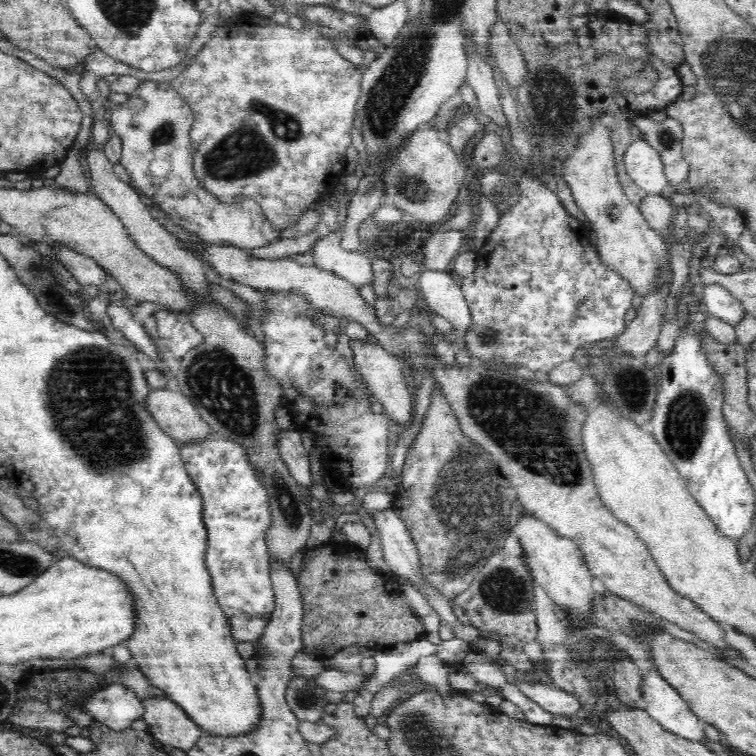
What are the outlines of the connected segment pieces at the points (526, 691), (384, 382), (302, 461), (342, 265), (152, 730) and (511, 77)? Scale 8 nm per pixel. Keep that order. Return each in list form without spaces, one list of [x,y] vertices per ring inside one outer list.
[[[515,682],[514,685],[522,695],[526,695],[530,701],[537,703],[540,708],[552,715],[568,716],[575,714],[581,708],[581,700],[554,685],[529,682]]]
[[[352,340],[349,344],[353,352],[355,366],[368,385],[372,396],[384,407],[384,414],[390,414],[394,424],[398,422],[400,426],[408,426],[413,415],[411,389],[406,386],[404,381],[406,372],[402,368],[401,362],[396,358],[396,354],[388,352],[384,347],[370,340]]]
[[[296,430],[278,431],[276,446],[282,462],[290,471],[290,475],[294,477],[296,483],[306,490],[311,488],[314,481],[311,477],[309,457],[300,433]]]
[[[337,232],[319,239],[310,248],[314,266],[347,279],[358,290],[366,284],[373,284],[372,262],[361,251],[345,251],[340,245],[342,238],[343,232]]]
[[[170,698],[142,700],[145,709],[143,720],[152,738],[163,746],[169,745],[188,753],[203,736],[203,731],[180,706]]]
[[[500,21],[495,22],[491,30],[490,51],[502,70],[503,78],[507,79],[510,92],[525,81],[528,74],[525,58],[518,45],[511,39],[508,27]]]

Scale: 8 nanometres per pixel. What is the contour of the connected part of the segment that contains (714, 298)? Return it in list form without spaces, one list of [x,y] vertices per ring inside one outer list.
[[[717,284],[705,285],[702,300],[711,315],[730,323],[732,326],[737,326],[742,320],[742,316],[746,314],[740,300],[732,296],[732,293],[726,288]]]

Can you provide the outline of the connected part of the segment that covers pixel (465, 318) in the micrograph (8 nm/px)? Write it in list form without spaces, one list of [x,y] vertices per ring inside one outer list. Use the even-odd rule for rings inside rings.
[[[424,271],[414,279],[428,310],[449,320],[453,329],[470,328],[471,312],[461,286],[445,271]]]

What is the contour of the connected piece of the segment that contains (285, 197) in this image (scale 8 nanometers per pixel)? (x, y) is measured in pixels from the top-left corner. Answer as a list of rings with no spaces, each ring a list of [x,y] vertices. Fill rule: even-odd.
[[[238,14],[234,20],[225,23],[213,33],[191,63],[186,66],[176,78],[170,81],[183,99],[194,111],[194,122],[190,131],[193,170],[196,179],[207,188],[212,195],[218,195],[220,200],[236,200],[239,196],[256,200],[260,209],[264,211],[268,222],[274,225],[276,231],[282,231],[294,227],[306,212],[325,196],[335,192],[335,187],[344,174],[346,162],[346,148],[352,144],[352,128],[358,124],[356,121],[356,104],[361,96],[361,72],[354,64],[344,59],[333,43],[328,39],[325,32],[318,30],[315,26],[305,29],[292,29],[288,24],[274,24],[274,21],[266,20],[266,17],[252,14]],[[252,20],[262,20],[264,24],[250,24]]]

